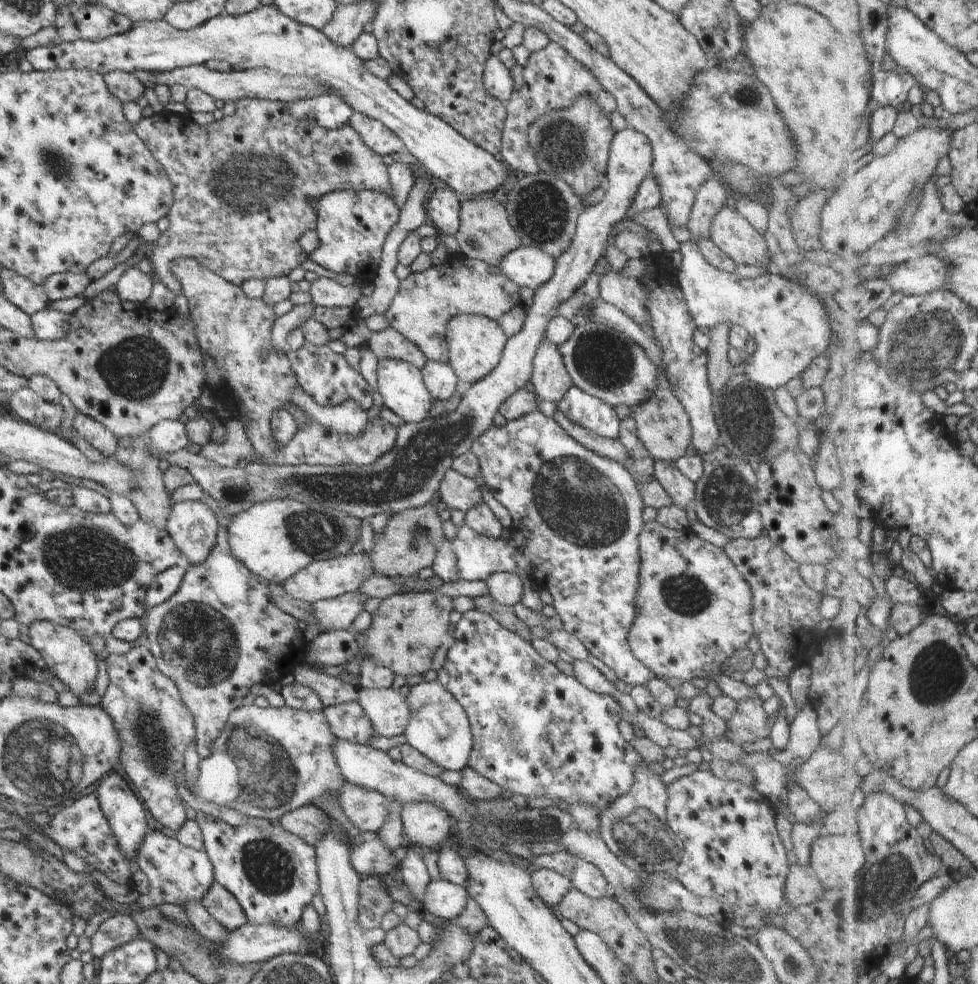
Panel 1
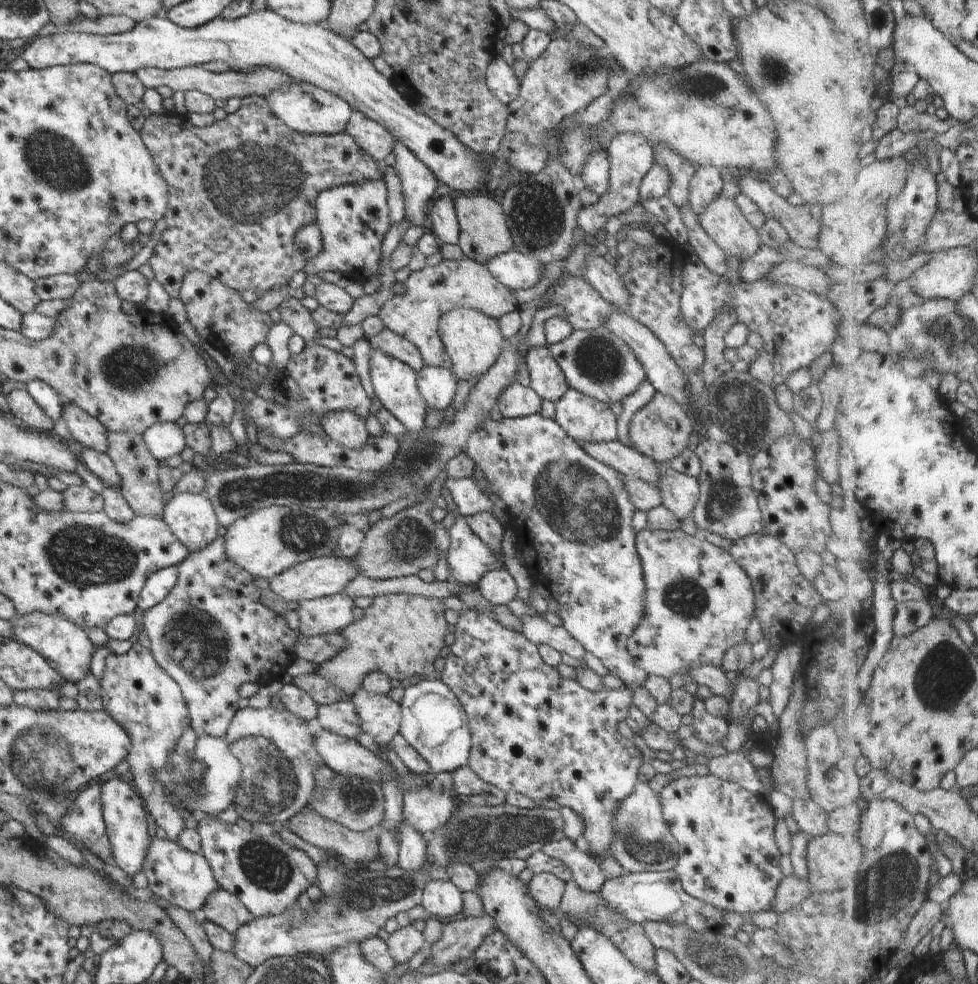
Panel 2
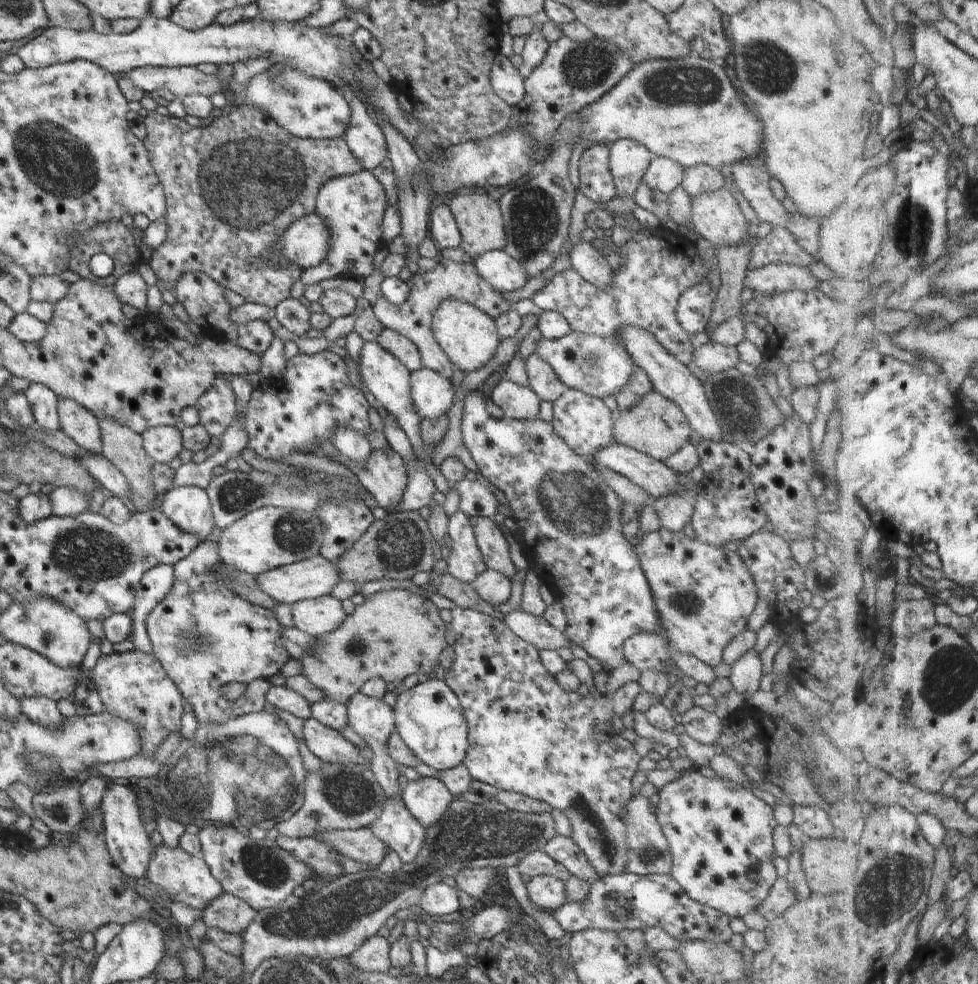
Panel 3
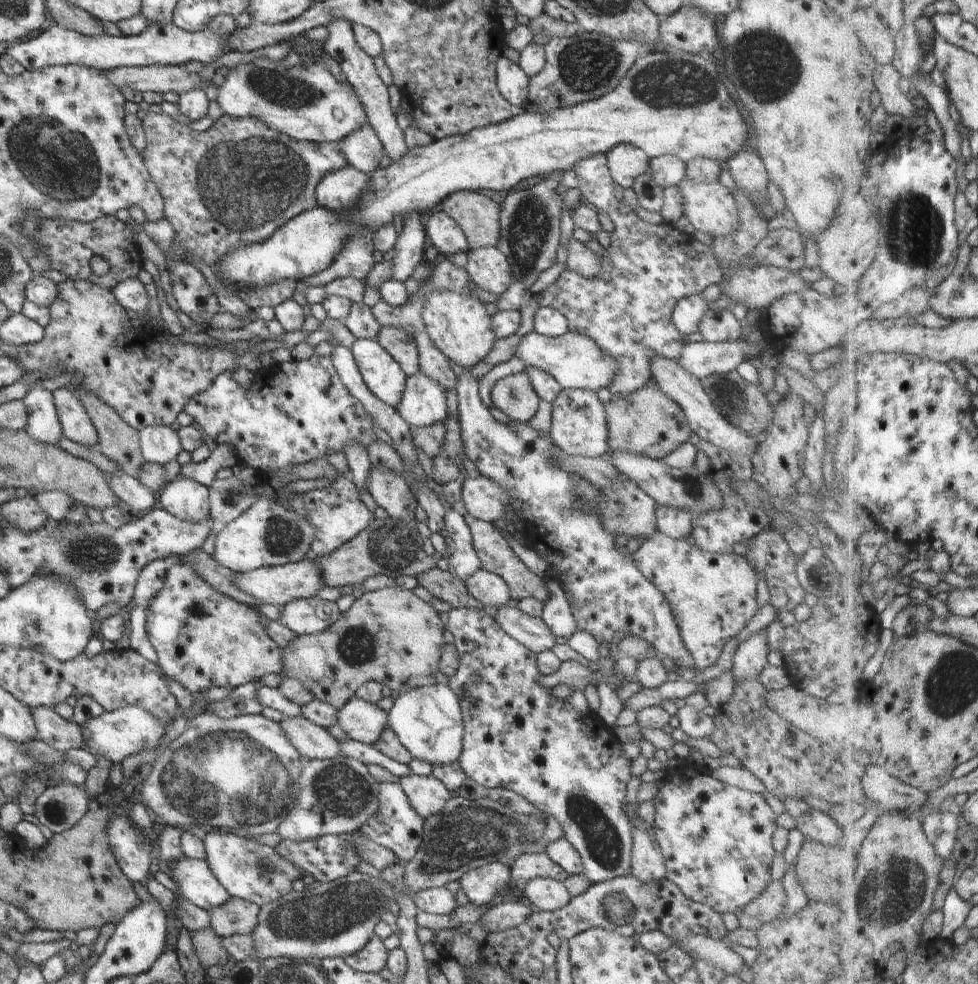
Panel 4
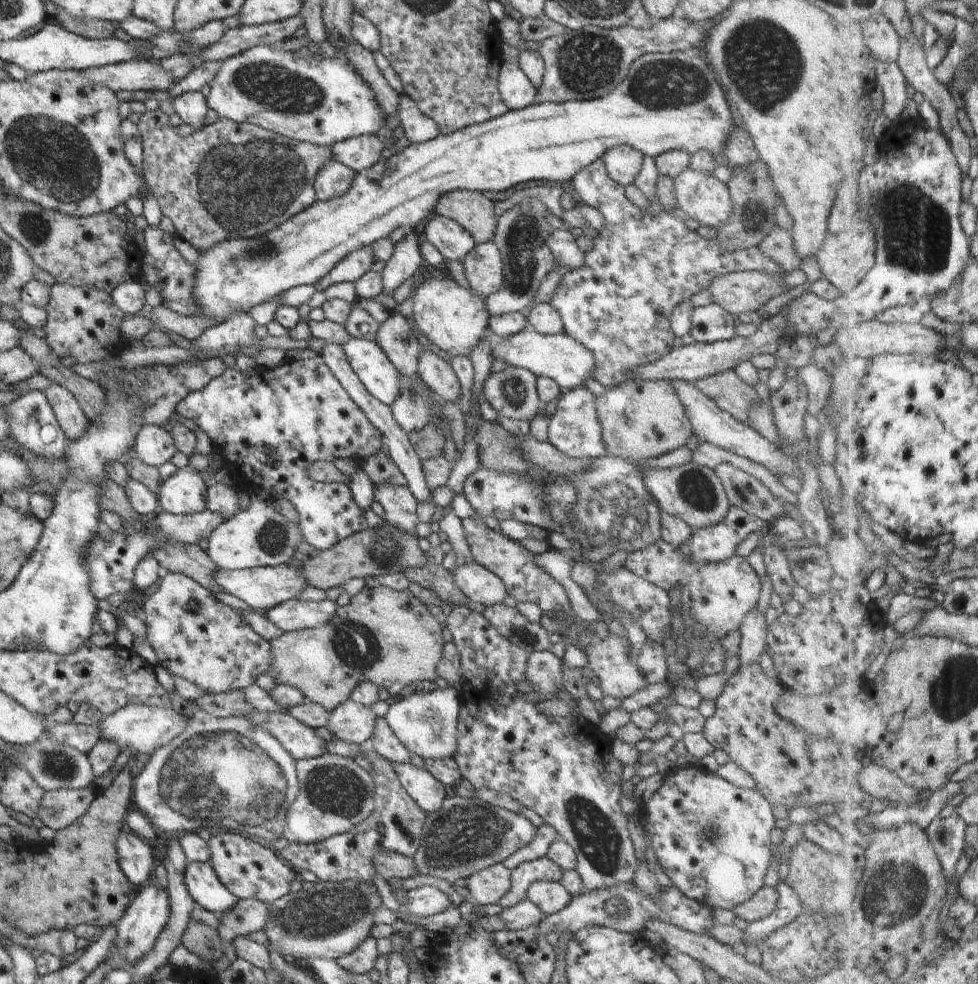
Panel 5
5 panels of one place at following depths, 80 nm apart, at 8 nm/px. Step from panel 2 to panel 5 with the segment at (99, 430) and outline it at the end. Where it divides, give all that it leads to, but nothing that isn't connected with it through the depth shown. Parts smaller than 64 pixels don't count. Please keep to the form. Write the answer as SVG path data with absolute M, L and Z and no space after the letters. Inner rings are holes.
M58 384L50 385L50 388L42 392L46 395L68 440L77 441L89 428L89 418L84 414L75 396Z

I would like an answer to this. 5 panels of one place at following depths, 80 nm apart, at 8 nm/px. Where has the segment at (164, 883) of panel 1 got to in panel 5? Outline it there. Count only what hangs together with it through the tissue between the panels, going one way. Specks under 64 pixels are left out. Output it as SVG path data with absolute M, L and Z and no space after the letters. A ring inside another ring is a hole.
M194 861L186 865L183 881L197 906L200 905L217 916L228 912L239 902L239 898L218 880L210 863Z

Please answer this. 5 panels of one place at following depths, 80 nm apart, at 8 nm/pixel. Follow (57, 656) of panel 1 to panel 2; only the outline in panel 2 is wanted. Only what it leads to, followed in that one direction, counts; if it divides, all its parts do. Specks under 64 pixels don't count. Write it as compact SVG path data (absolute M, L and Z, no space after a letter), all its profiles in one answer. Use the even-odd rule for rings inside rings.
M33 612L29 615L16 616L13 622L13 638L26 643L39 655L47 660L47 663L63 678L64 681L78 684L84 681L86 676L92 674L90 663L95 647L88 639L87 630L79 627L72 621L58 615Z

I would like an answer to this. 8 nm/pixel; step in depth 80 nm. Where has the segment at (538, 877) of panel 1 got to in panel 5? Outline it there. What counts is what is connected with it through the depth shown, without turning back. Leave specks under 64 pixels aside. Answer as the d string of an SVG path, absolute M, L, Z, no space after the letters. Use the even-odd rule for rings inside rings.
M536 881L530 884L527 898L535 904L545 915L560 912L566 908L573 896L556 881Z

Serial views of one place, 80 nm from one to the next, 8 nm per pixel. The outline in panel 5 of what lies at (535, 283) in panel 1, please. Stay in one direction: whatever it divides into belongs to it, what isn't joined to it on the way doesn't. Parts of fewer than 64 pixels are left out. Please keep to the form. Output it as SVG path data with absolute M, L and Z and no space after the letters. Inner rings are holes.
M493 241L477 244L463 258L465 276L476 294L484 297L505 285L503 260Z

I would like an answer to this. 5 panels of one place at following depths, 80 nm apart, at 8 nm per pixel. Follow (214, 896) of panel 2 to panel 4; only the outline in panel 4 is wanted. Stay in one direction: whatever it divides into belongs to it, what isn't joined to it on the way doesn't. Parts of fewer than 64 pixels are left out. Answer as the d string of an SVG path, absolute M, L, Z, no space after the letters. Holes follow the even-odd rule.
M230 897L223 905L211 908L209 927L222 937L232 935L249 935L258 924L261 907L250 901Z

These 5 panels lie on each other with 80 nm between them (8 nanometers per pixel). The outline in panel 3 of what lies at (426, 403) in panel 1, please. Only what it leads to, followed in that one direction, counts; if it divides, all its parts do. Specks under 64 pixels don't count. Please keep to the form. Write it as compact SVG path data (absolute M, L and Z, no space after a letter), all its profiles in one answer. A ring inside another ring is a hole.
M366 341L361 349L360 372L369 391L376 397L381 406L395 419L398 426L406 433L414 453L423 459L420 436L421 416L417 413L411 399L411 372L397 358L386 352L375 341Z

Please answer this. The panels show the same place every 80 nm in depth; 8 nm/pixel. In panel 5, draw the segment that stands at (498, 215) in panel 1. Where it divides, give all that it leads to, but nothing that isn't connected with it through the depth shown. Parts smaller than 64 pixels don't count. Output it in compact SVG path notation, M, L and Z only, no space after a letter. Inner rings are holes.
M453 190L436 203L436 214L455 220L465 228L476 244L492 241L497 227L495 203L476 191Z

